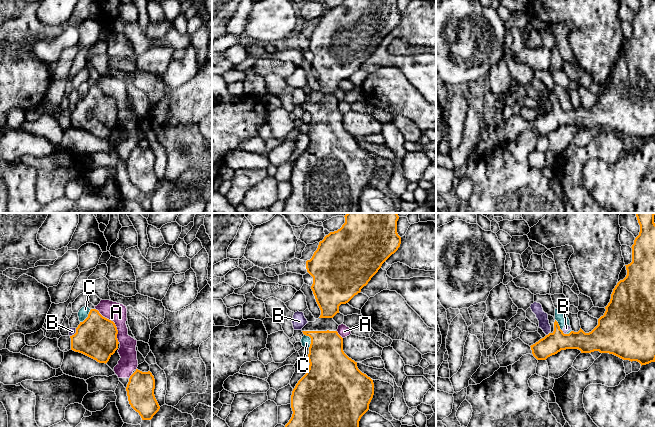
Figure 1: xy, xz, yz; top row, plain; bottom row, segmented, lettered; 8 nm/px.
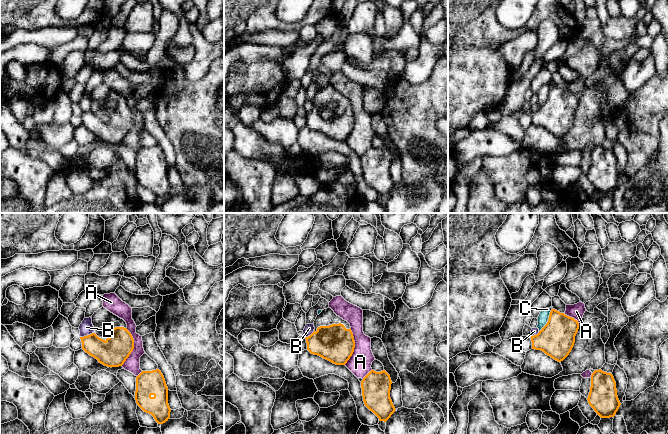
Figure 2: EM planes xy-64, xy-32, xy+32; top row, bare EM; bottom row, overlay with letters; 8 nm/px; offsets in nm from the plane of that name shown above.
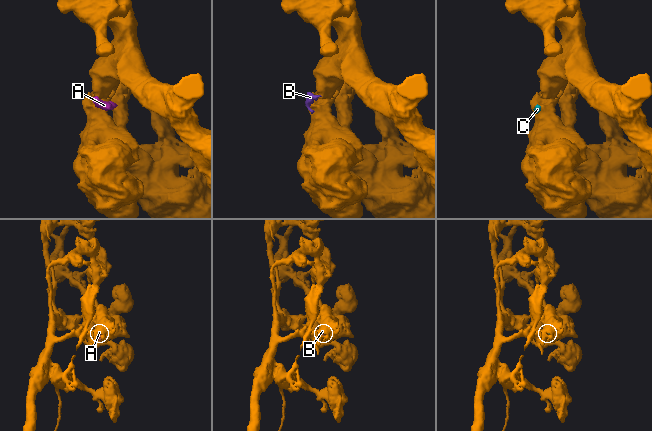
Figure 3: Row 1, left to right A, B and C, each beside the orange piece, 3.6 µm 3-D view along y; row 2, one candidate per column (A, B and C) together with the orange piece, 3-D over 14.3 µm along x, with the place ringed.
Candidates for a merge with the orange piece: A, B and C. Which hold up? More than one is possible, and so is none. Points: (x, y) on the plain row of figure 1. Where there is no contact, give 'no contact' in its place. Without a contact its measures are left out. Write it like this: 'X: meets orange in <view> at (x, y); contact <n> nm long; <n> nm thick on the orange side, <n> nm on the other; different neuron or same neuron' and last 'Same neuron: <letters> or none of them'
A: meets orange in xy at (114, 99); contact 340 nm long; 340 nm thick on the orange side, 160 nm on the other; different neuron
B: meets orange in yz at (548, 110); contact 40 nm long; 170 nm thick on the orange side, 90 nm on the other; different neuron
C: meets orange in xz at (311, 116); contact 120 nm long; 320 nm thick on the orange side, 80 nm on the other; different neuron
Same neuron: none of them

